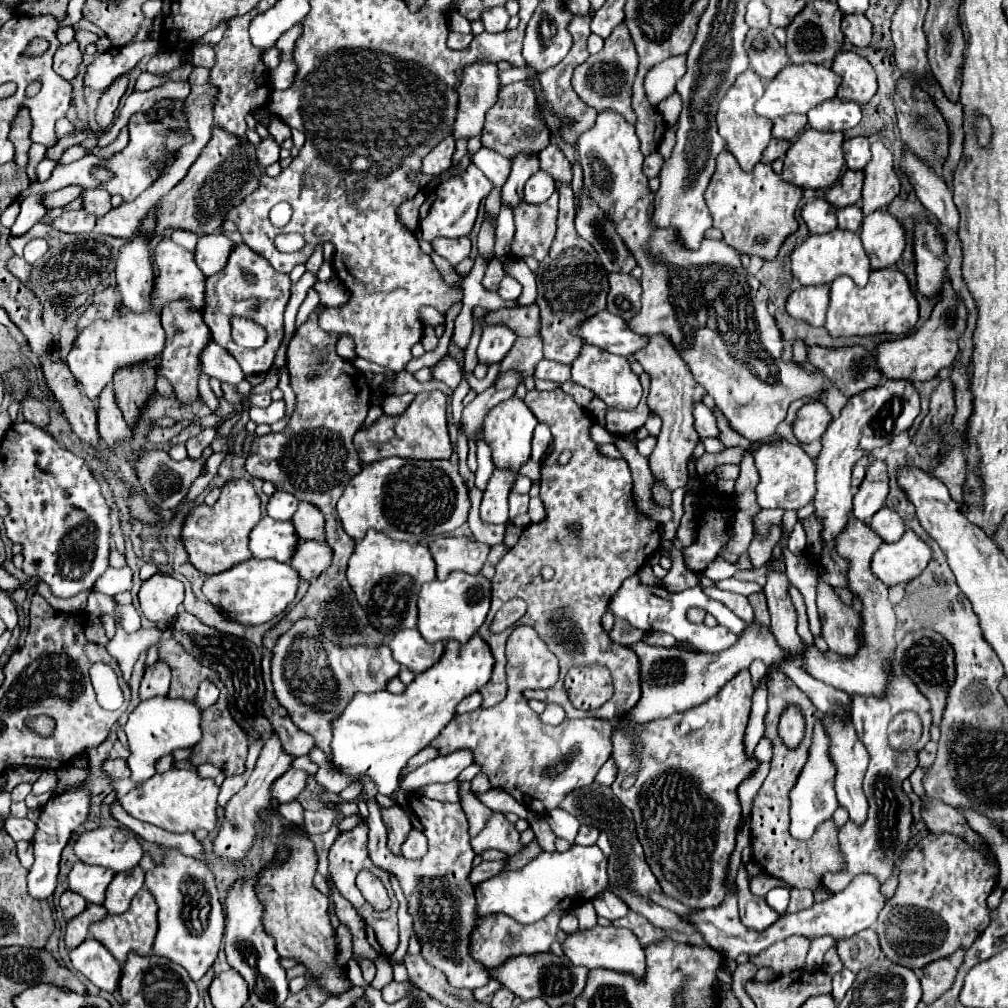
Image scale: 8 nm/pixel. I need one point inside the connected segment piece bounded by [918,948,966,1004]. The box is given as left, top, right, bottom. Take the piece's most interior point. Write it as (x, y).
(937, 977)

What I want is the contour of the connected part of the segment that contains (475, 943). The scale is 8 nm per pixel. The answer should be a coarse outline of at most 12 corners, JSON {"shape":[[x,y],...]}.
{"shape":[[562,910],[534,924],[486,914],[472,932],[474,960],[494,970],[550,952]]}

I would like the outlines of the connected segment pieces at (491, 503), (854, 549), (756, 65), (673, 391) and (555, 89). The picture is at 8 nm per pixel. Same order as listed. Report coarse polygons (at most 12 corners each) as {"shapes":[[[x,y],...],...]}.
{"shapes":[[[494,468],[480,506],[484,522],[508,522],[518,474]],[[848,514],[848,562],[866,640],[854,658],[806,648],[806,668],[850,696],[884,696],[896,616],[872,574],[876,532]],[[750,30],[744,48],[764,84],[790,62],[772,32]],[[668,336],[634,356],[652,378],[662,418],[650,470],[670,492],[686,486],[698,442],[692,408],[706,388]],[[574,16],[568,56],[538,74],[546,110],[560,122],[564,144],[576,146],[598,112],[578,100],[570,78],[590,54],[590,16]]]}

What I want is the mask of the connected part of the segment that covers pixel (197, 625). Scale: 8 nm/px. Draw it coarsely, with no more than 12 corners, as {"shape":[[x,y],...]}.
{"shape":[[178,612],[170,632],[218,670],[230,714],[250,742],[272,728],[262,712],[262,650]]}

